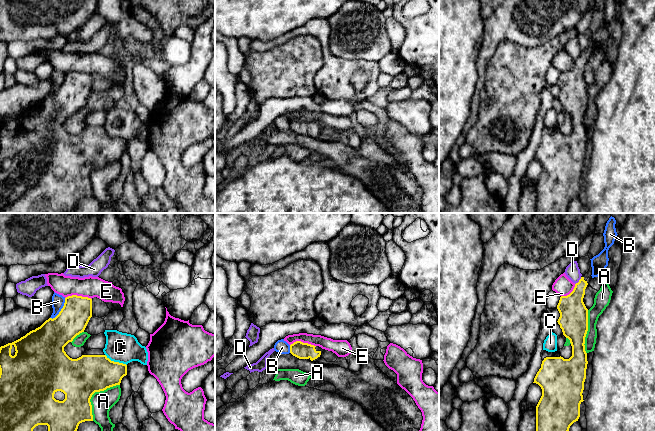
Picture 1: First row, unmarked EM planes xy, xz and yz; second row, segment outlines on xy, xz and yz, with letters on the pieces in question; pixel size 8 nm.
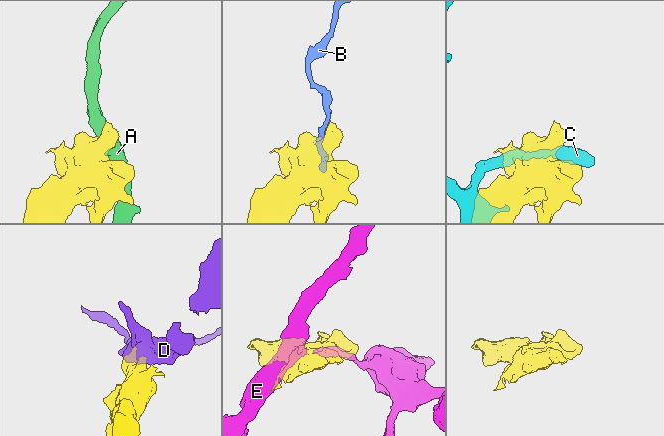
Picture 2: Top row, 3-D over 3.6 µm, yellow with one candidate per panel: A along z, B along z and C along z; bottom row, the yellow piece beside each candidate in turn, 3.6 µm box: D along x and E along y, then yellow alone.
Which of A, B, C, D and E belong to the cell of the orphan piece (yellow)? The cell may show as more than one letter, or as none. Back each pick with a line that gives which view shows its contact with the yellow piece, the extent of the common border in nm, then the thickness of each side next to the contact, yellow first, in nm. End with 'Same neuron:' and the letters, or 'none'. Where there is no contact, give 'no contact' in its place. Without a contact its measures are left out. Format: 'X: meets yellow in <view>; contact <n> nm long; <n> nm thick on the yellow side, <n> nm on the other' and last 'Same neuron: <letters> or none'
Same neuron: none

